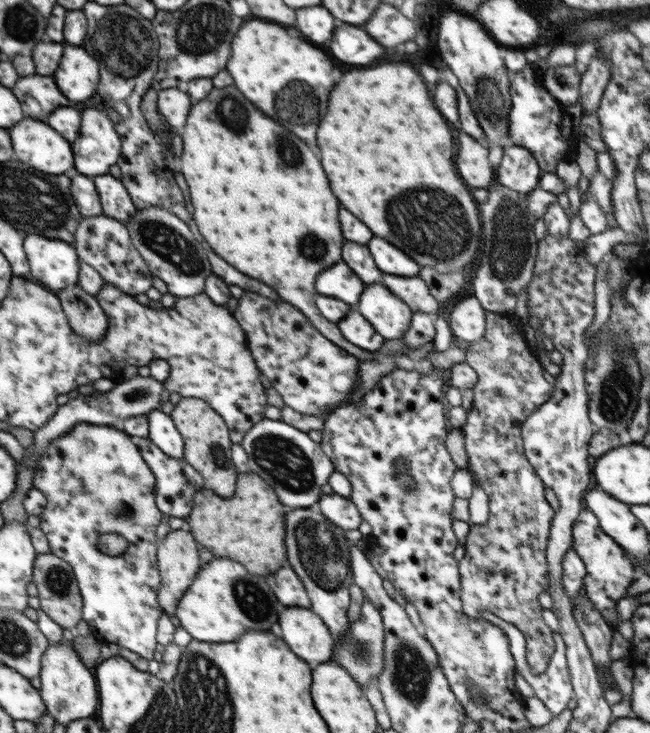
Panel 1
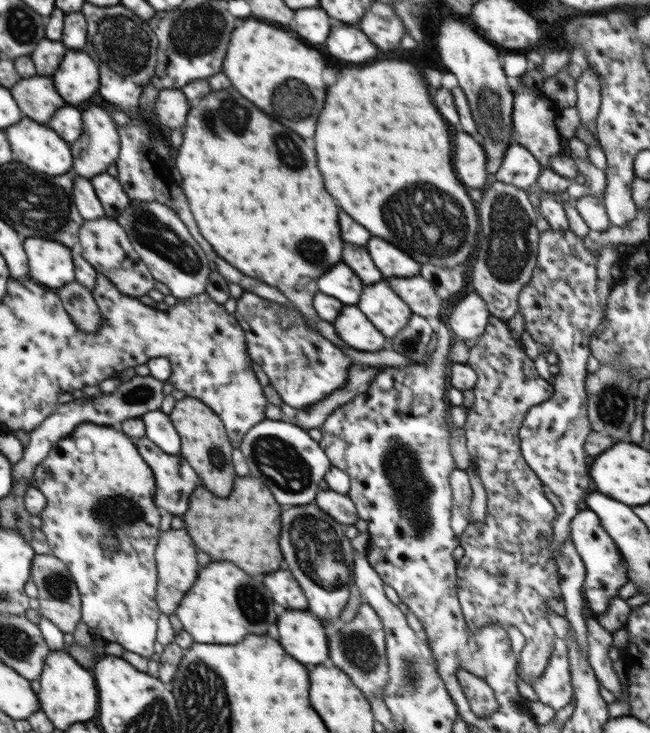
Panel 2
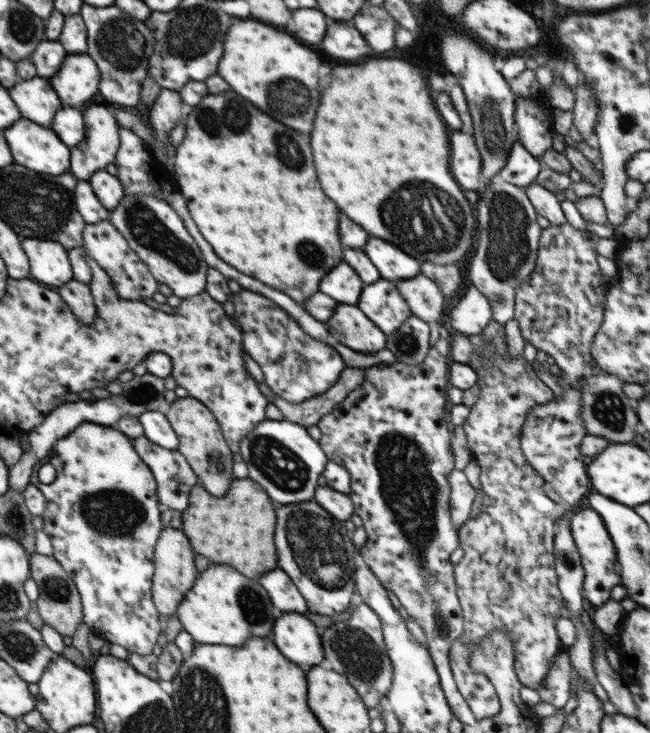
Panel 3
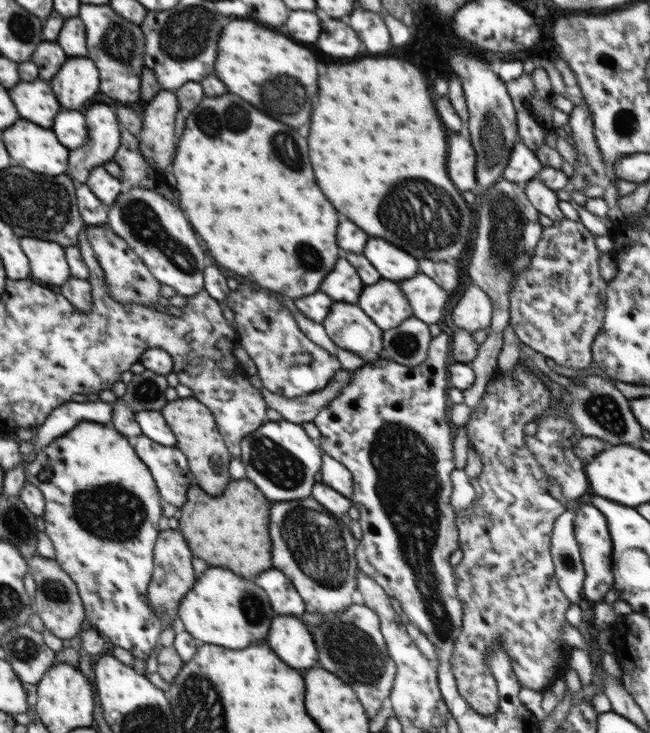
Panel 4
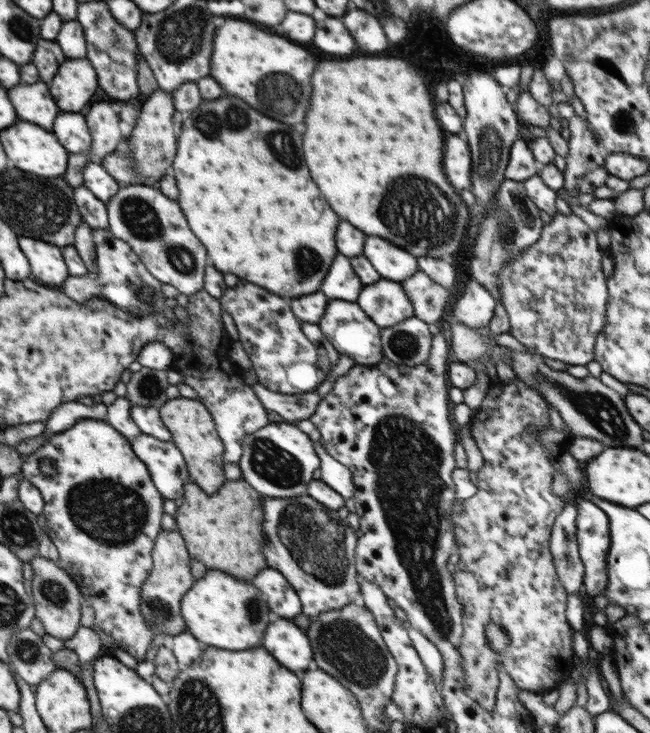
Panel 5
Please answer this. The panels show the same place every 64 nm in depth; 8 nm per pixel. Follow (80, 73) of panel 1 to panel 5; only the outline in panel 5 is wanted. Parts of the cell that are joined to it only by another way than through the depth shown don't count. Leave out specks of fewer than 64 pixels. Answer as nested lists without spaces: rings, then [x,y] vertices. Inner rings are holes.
[[[88,58],[64,62],[60,74],[56,74],[56,82],[52,82],[52,94],[56,94],[56,106],[60,112],[82,112],[96,90],[96,70]]]

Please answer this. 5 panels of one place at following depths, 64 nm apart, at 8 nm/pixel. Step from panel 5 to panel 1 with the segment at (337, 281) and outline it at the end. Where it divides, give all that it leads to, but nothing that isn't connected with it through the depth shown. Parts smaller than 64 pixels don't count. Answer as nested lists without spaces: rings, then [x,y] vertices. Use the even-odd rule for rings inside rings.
[[[343,260],[320,272],[315,286],[318,295],[337,298],[351,306],[356,306],[365,288],[360,277]]]

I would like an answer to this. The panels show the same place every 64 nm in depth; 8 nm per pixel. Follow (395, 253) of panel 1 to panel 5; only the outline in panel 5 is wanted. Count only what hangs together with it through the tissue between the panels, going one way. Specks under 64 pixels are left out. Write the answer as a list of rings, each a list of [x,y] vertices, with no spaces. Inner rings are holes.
[[[368,238],[364,243],[364,256],[382,278],[402,282],[416,274],[416,258],[384,238]]]

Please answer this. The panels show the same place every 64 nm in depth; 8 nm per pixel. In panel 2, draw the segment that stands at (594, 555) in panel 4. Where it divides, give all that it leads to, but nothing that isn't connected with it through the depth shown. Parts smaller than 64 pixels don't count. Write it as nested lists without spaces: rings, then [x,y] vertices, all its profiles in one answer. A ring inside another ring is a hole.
[[[582,507],[581,511],[571,520],[569,538],[574,543],[580,559],[585,566],[585,582],[583,592],[589,608],[596,615],[608,610],[611,600],[617,597],[618,591],[628,583],[628,568],[618,552],[616,543],[604,530],[599,516],[592,510]]]

